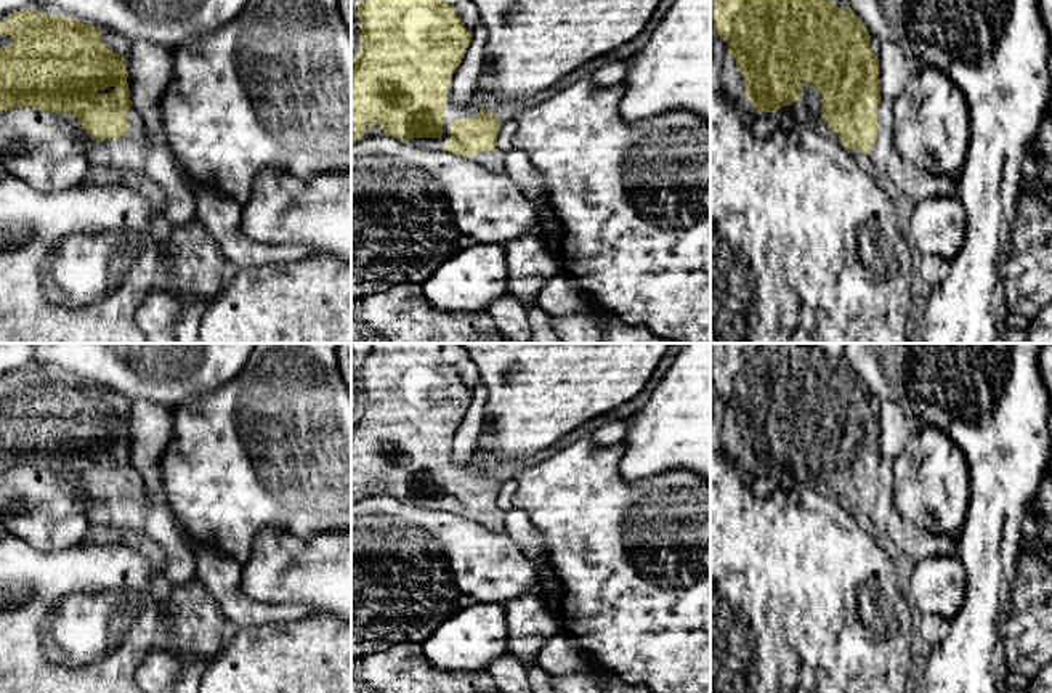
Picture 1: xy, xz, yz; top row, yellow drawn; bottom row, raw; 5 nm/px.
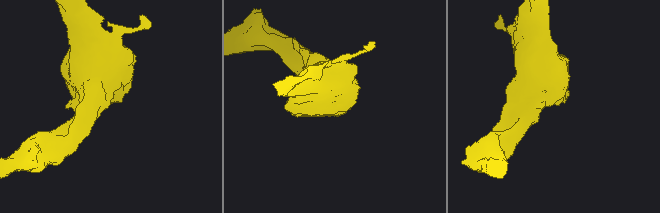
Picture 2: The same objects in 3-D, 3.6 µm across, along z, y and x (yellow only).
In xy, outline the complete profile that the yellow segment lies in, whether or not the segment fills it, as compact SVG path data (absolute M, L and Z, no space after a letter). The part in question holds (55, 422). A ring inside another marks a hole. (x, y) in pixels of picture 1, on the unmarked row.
M24 367L0 382L0 393L13 398L0 407L0 472L30 467L77 475L77 483L91 500L101 502L91 513L91 525L114 526L132 534L144 531L149 504L143 478L123 472L132 468L127 419L103 403L104 390L66 375Z

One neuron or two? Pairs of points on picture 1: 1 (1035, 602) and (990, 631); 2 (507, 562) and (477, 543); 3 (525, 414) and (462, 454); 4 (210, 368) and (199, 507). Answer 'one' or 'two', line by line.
1: two
2: one
3: two
4: two

